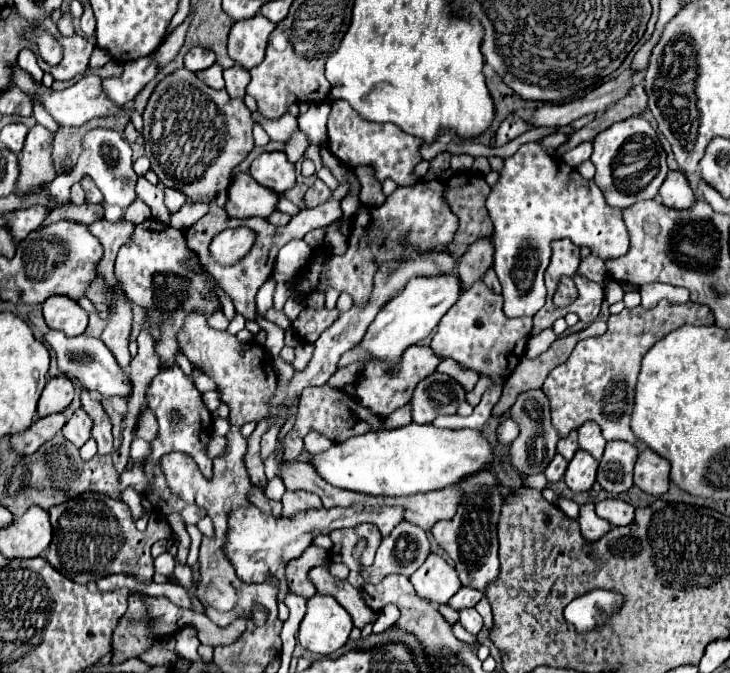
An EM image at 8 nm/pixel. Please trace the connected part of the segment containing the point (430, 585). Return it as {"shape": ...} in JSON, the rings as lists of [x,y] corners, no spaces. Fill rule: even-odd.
{"shape":[[[429,554],[419,570],[411,574],[411,584],[421,598],[431,600],[433,604],[449,602],[449,598],[459,590],[461,580],[455,566],[451,566],[439,554]]]}

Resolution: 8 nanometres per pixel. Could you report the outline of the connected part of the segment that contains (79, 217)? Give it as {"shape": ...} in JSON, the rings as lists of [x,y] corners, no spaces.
{"shape":[[[70,202],[52,210],[41,226],[47,226],[61,219],[80,221],[89,225],[94,221],[103,218],[103,215],[104,209],[100,204],[95,205],[85,202],[81,205],[76,205]]]}

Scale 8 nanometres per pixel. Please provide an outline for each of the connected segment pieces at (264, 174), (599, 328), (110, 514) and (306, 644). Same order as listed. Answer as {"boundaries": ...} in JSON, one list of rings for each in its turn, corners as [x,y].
{"boundaries":[[[[263,152],[253,160],[249,172],[261,186],[279,194],[295,186],[295,168],[287,160],[285,152]]],[[[595,320],[587,330],[572,333],[563,338],[557,338],[557,342],[547,352],[543,352],[541,356],[537,356],[535,360],[523,358],[517,364],[517,368],[511,372],[511,376],[509,376],[505,388],[503,388],[503,394],[501,394],[499,402],[495,404],[493,416],[501,416],[507,408],[511,408],[519,392],[541,388],[543,382],[545,382],[545,378],[547,378],[547,374],[555,366],[559,366],[561,362],[567,360],[569,352],[574,349],[577,342],[588,337],[604,334],[606,330],[607,325],[605,321]]],[[[87,492],[77,498],[67,500],[55,508],[49,508],[53,524],[53,540],[47,550],[45,560],[55,566],[63,576],[71,578],[77,584],[87,584],[109,574],[129,574],[143,584],[153,582],[153,556],[151,556],[151,538],[163,540],[171,536],[169,524],[159,514],[151,514],[149,526],[145,532],[137,530],[135,518],[123,500],[113,500],[105,494]]],[[[315,594],[307,600],[307,614],[301,622],[297,640],[303,648],[325,656],[339,650],[353,630],[349,612],[333,598]]]]}

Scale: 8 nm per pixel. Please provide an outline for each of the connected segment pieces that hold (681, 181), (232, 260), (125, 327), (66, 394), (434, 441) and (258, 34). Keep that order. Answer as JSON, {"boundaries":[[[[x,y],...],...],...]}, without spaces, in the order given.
{"boundaries":[[[[669,172],[667,174],[665,182],[659,188],[657,200],[661,204],[665,204],[667,208],[675,208],[675,210],[691,208],[695,204],[693,190],[691,190],[683,172]]],[[[239,226],[237,230],[223,230],[213,238],[209,246],[210,255],[223,266],[233,266],[251,252],[255,240],[257,234],[245,226]]],[[[119,298],[115,306],[117,306],[115,314],[109,318],[107,328],[101,334],[101,340],[115,354],[115,360],[119,362],[121,370],[127,370],[129,360],[131,360],[129,348],[127,348],[129,332],[131,332],[131,310],[123,298]]],[[[67,376],[51,378],[39,398],[37,416],[49,416],[55,412],[63,412],[73,400],[73,390],[75,386]]],[[[411,422],[393,430],[351,436],[309,462],[333,486],[371,496],[409,496],[451,486],[459,478],[493,464],[493,460],[491,446],[479,430],[443,430],[433,424]]],[[[261,14],[251,20],[235,22],[229,34],[229,56],[245,70],[259,66],[265,58],[267,40],[273,30],[275,24]]]]}

